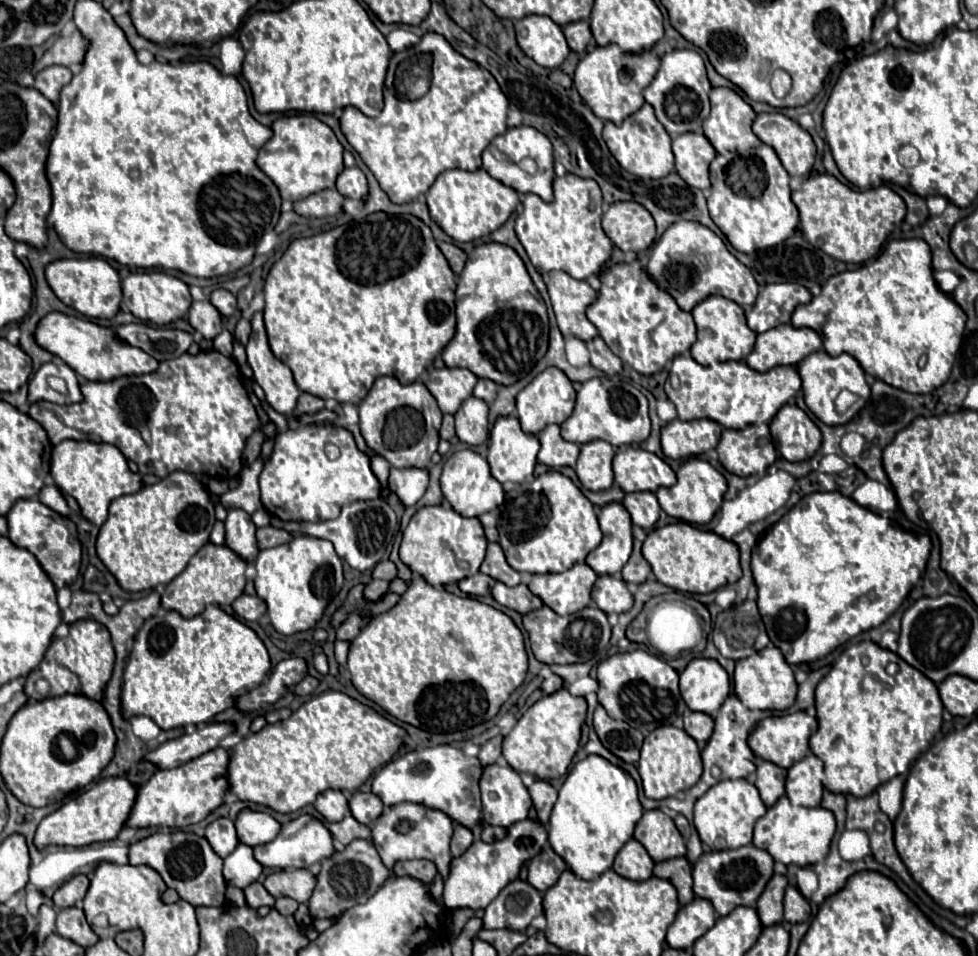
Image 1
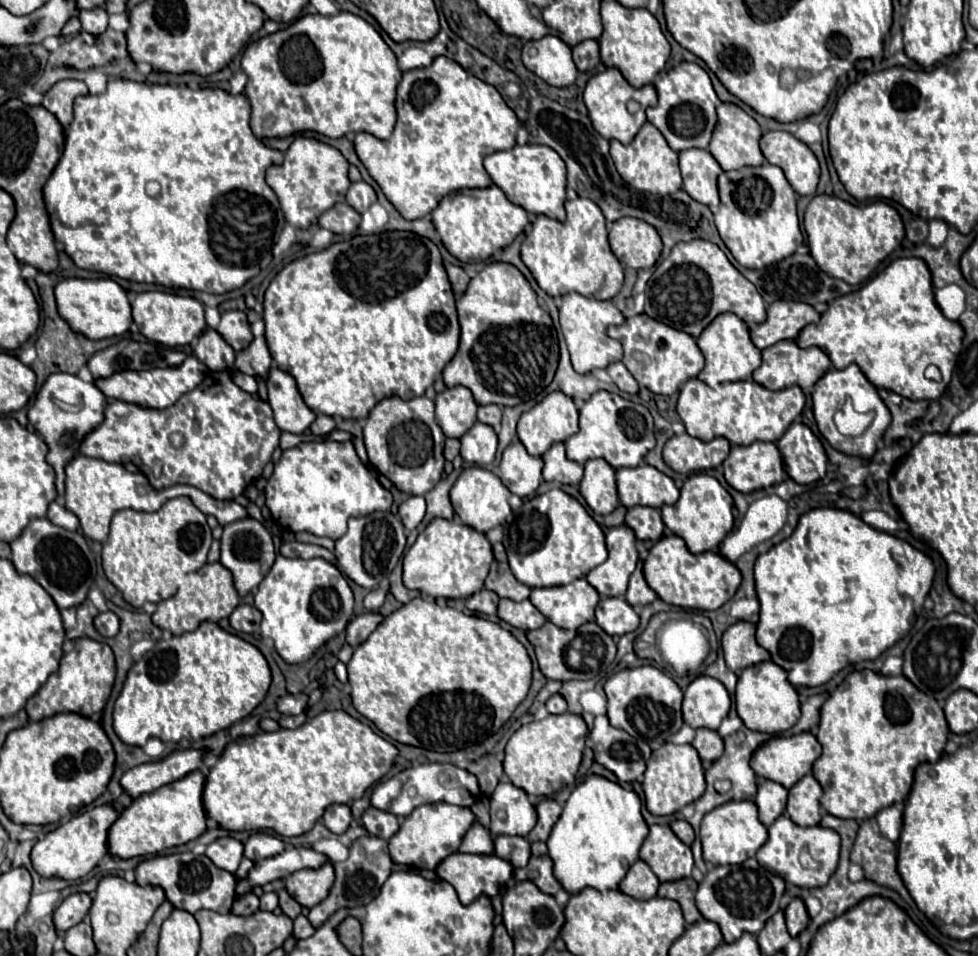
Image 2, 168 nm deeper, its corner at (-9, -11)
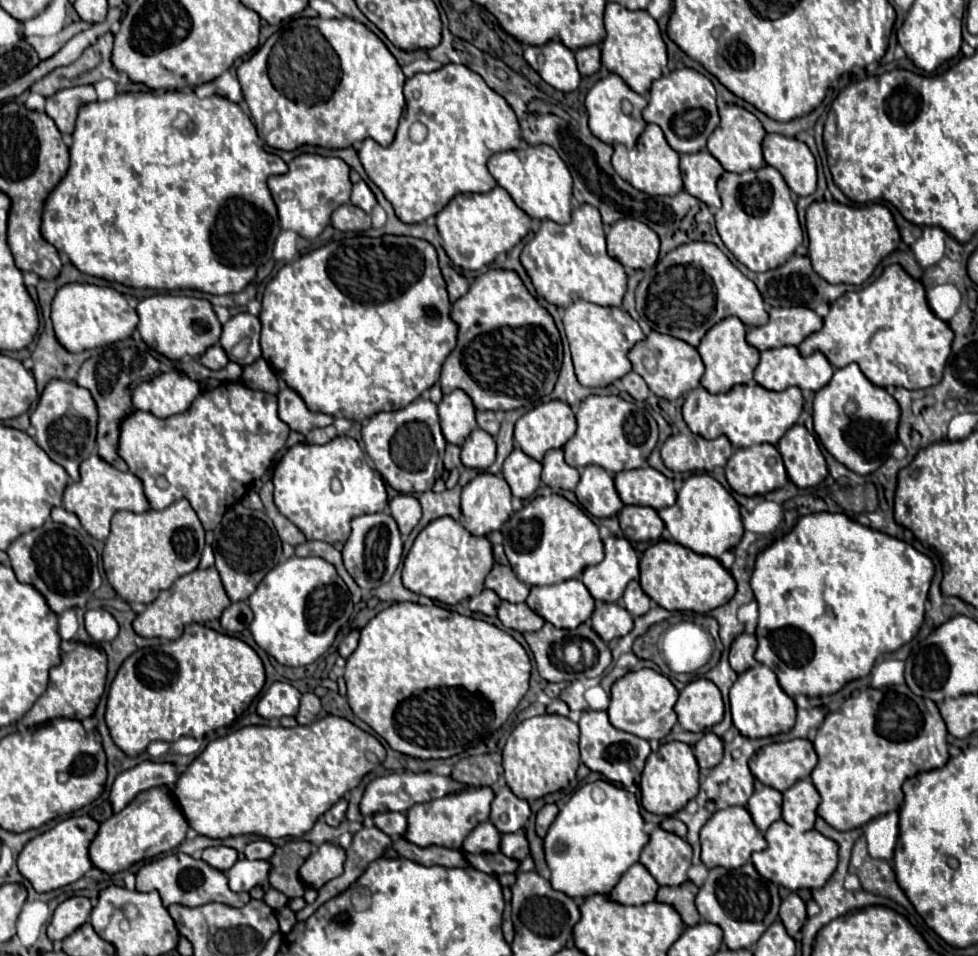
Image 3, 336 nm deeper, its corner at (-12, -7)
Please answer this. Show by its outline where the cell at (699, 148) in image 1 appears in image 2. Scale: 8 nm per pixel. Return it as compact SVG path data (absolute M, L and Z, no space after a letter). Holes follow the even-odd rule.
M688 149L686 153L678 153L678 159L684 179L684 191L694 201L704 203L708 207L716 207L720 203L716 179L722 169L712 157L712 153L704 149Z

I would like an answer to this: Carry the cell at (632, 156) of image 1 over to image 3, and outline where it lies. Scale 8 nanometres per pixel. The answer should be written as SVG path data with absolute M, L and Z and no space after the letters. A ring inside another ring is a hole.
M649 123L641 137L637 139L633 149L627 149L625 145L617 143L613 153L613 169L617 175L625 181L629 181L635 189L647 193L647 195L675 195L679 189L683 189L683 179L679 171L679 153L669 149L669 143L665 141L665 135L657 125Z

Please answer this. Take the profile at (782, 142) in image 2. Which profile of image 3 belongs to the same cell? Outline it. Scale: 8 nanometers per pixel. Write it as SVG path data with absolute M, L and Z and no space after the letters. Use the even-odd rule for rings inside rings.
M769 133L763 139L763 157L767 165L775 167L789 189L801 197L811 195L817 187L817 165L809 147L795 139L779 133Z

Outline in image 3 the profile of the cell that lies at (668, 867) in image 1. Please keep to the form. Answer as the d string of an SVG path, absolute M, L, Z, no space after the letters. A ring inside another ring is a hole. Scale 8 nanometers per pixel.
M685 881L685 883L677 885L677 887L659 887L657 901L673 905L679 911L683 923L687 927L691 927L691 925L697 925L701 921L701 917L699 917L699 913L695 909L695 903L693 903L697 891L699 891L697 885L691 883L691 881Z

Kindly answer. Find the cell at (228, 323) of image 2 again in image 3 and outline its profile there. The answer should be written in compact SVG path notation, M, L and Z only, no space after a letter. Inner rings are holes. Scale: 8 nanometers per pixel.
M239 313L239 315L233 315L225 325L223 325L223 333L221 333L221 339L219 339L219 345L225 349L225 353L229 355L231 349L239 343L241 337L249 335L251 337L251 345L249 345L249 355L245 359L237 359L233 355L229 355L229 359L237 361L241 367L245 365L251 365L255 359L261 357L261 347L259 347L259 331L261 331L261 325L259 325L259 319L251 313Z

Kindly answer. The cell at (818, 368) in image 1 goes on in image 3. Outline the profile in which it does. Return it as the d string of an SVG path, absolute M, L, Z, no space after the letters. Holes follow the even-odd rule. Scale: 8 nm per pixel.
M851 363L847 367L835 369L831 381L815 393L813 421L821 443L839 463L859 475L869 475L883 465L883 461L889 457L891 445L897 441L899 405L883 387L873 385L857 363ZM847 399L855 399L859 403L859 411L853 417L847 417L843 413Z

